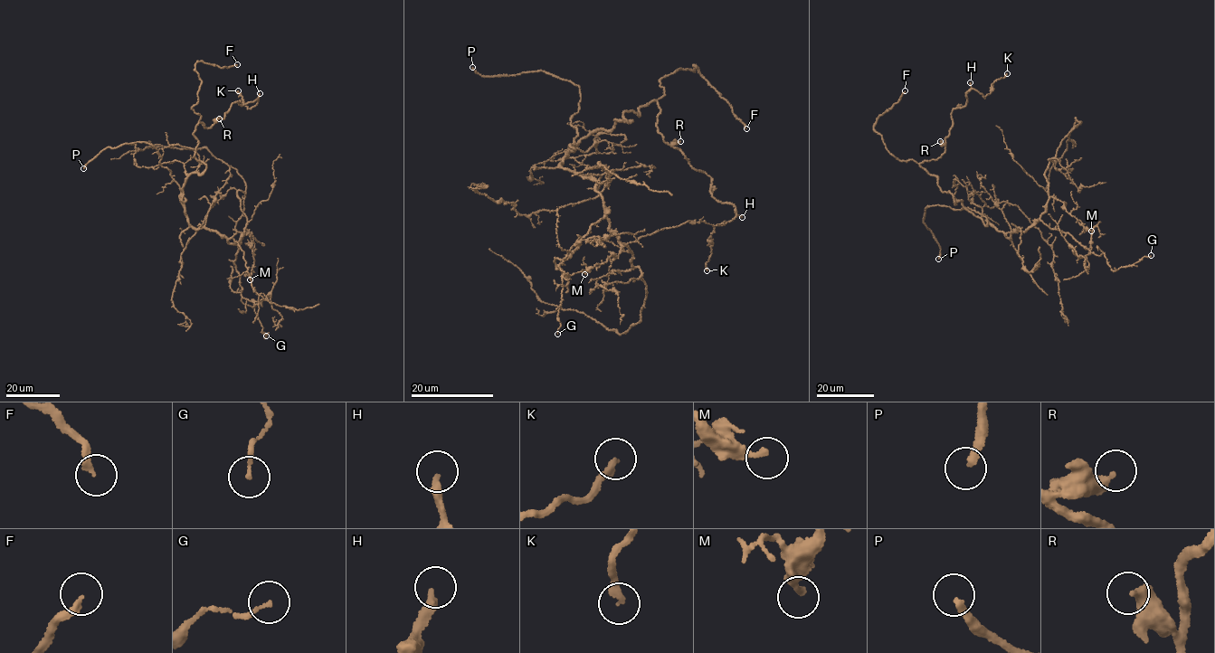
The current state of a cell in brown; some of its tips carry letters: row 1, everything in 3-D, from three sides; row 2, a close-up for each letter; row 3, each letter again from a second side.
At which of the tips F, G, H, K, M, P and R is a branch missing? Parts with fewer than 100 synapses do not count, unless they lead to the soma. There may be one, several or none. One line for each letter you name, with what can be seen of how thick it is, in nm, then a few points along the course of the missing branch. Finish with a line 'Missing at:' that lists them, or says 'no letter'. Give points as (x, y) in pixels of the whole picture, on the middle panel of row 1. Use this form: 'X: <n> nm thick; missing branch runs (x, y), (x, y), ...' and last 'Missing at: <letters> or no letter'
F: 220 nm thick; missing branch runs (746, 128), (765, 184), (784, 199), (789, 166), (765, 153), (741, 170), (734, 194), (684, 242)
H: 280 nm thick; missing branch runs (742, 217), (737, 222), (742, 224), (736, 227), (737, 218), (728, 203), (725, 178), (719, 187), (708, 182)
P: 240 nm thick
Missing at: F, H, P

